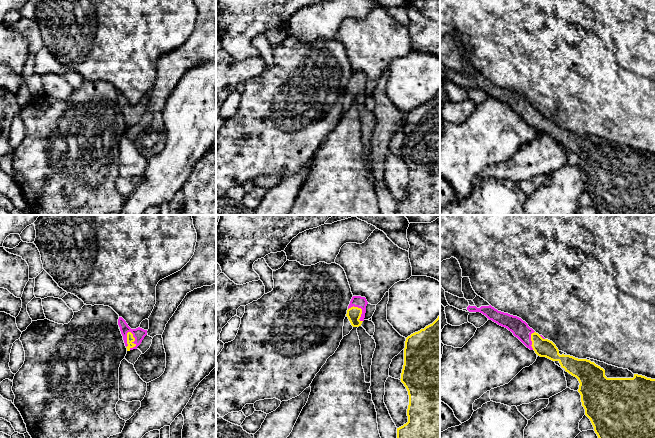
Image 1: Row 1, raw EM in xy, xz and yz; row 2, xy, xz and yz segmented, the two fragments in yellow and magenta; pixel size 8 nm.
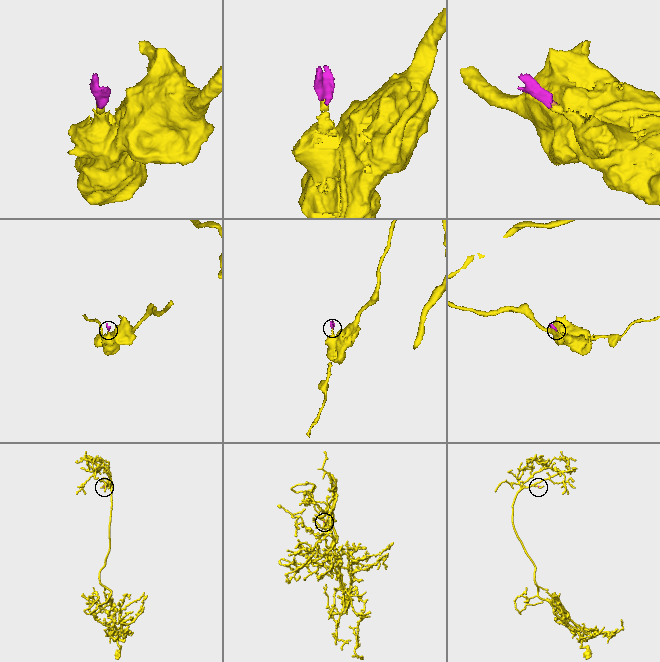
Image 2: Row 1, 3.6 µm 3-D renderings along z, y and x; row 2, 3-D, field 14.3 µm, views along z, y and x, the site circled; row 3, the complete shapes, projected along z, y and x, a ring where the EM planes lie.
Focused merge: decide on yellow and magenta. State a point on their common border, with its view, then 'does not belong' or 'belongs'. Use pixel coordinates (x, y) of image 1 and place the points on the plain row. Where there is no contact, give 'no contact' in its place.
meets yellow in xy at (134, 116); does not belong

